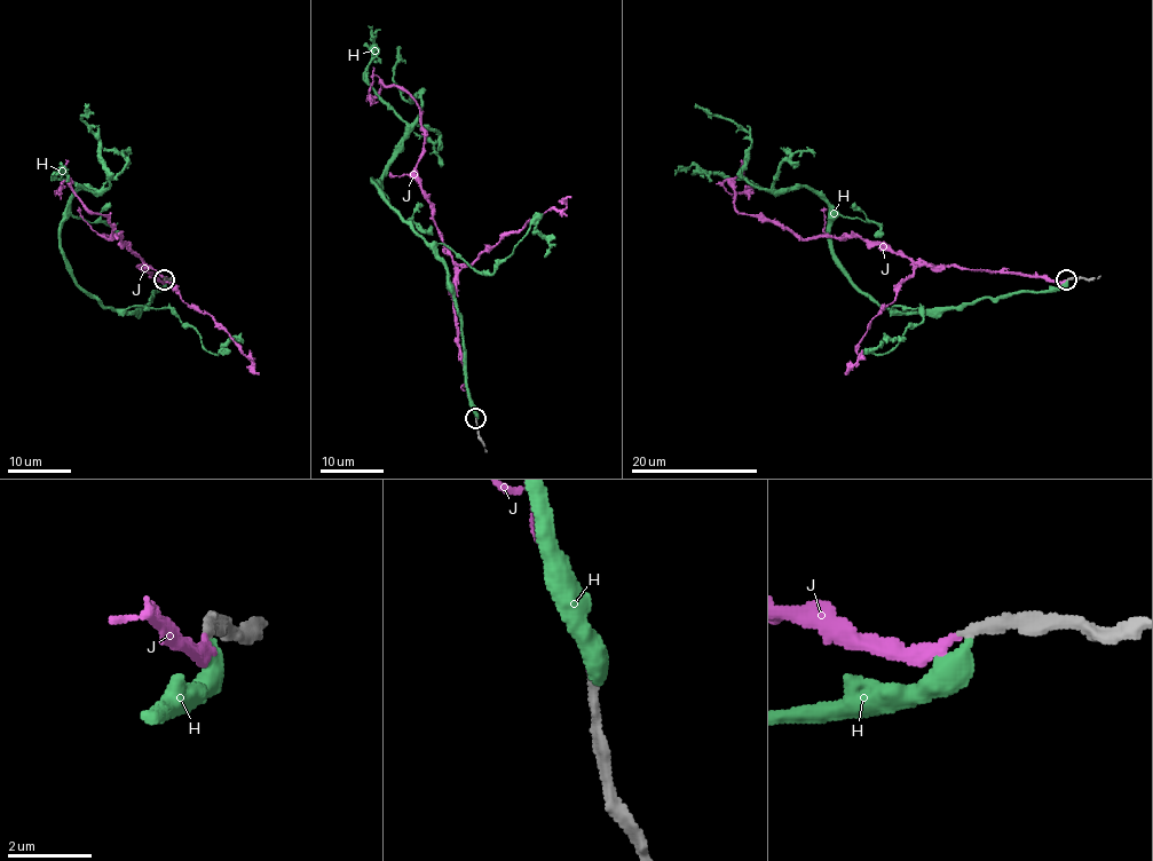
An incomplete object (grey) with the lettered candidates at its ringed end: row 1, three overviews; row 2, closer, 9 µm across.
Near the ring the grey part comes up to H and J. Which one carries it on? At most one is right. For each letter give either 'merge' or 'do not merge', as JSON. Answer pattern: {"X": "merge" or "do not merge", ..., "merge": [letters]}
{"H": "do not merge", "J": "merge", "merge": ["J"]}

